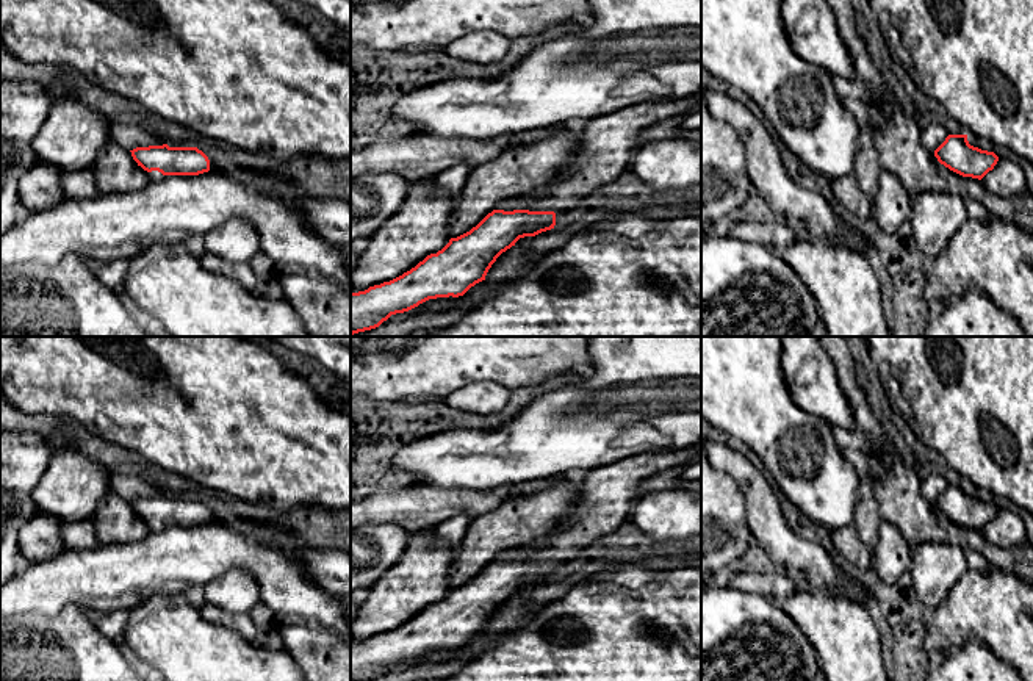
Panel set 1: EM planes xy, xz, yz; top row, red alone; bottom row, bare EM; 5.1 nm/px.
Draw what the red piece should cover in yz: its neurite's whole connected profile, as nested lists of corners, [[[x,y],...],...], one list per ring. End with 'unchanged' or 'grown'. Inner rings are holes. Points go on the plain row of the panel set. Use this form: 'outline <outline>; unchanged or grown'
outline [[[948,485],[934,501],[934,507],[950,521],[978,531],[992,521],[999,512],[994,503],[970,496],[967,485]]]; unchanged

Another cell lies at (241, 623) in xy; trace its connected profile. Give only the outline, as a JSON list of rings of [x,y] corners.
[[[203,604],[200,607],[200,614],[207,622],[210,622],[213,625],[219,625],[222,628],[229,628],[229,629],[238,632],[241,637],[244,637],[249,642],[254,642],[260,636],[249,612],[235,614],[235,612],[229,612],[219,606],[214,606],[214,604]]]

